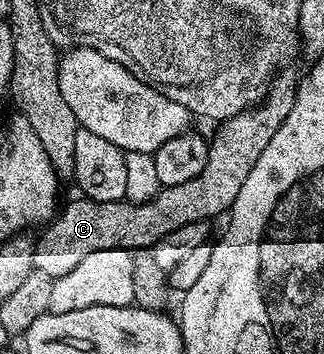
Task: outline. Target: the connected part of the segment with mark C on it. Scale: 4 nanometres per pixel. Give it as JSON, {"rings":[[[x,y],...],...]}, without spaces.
{"rings":[[[288,65],[277,74],[276,78],[268,85],[268,94],[264,96],[263,103],[249,107],[247,111],[238,113],[234,117],[223,120],[216,131],[216,136],[208,143],[208,160],[198,177],[190,181],[184,181],[182,185],[173,187],[161,187],[159,193],[145,203],[95,203],[93,199],[76,197],[73,203],[65,202],[62,210],[43,228],[44,231],[35,240],[36,252],[34,253],[34,265],[36,270],[46,273],[52,280],[70,273],[70,269],[76,268],[89,253],[98,253],[98,249],[151,249],[162,237],[174,233],[174,229],[182,229],[191,223],[212,221],[215,215],[223,216],[231,212],[234,201],[238,197],[242,185],[246,185],[246,177],[250,177],[250,169],[254,169],[258,157],[262,157],[266,145],[270,145],[274,133],[278,133],[278,125],[286,121],[286,113],[294,109],[296,89],[298,86],[298,74],[295,66]]]}

